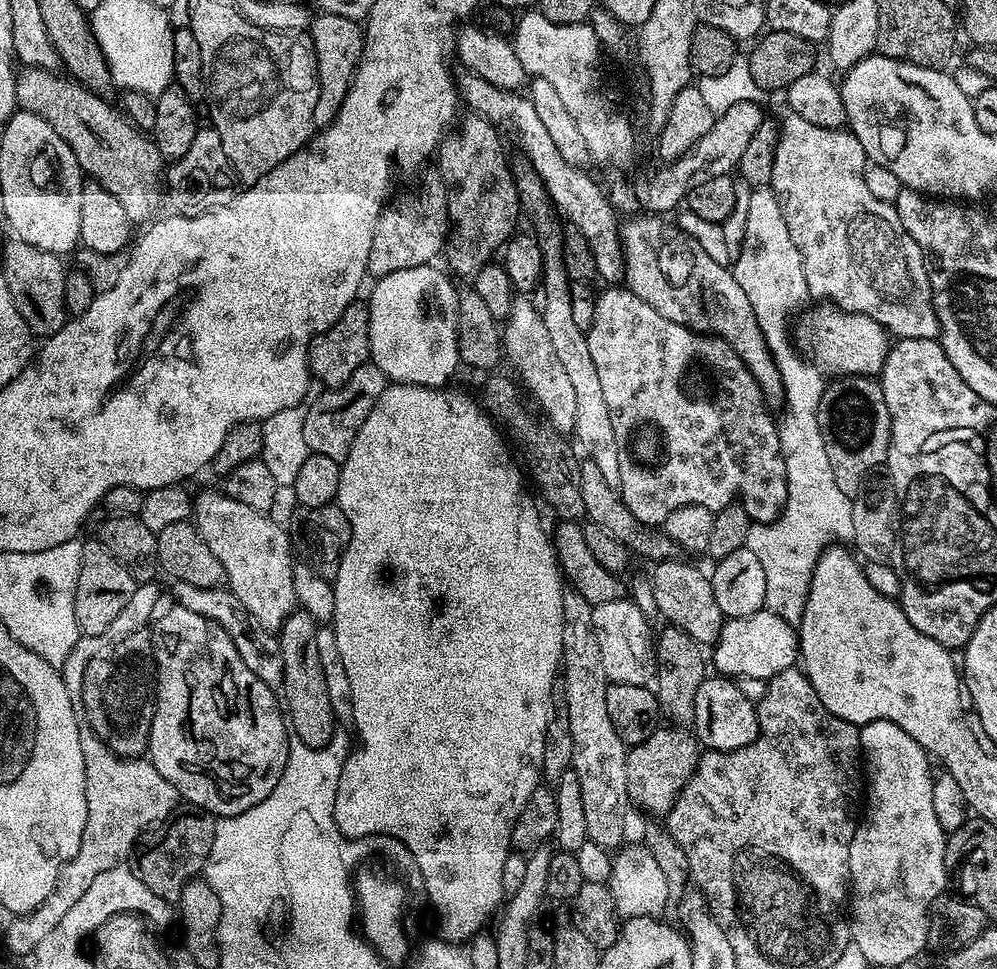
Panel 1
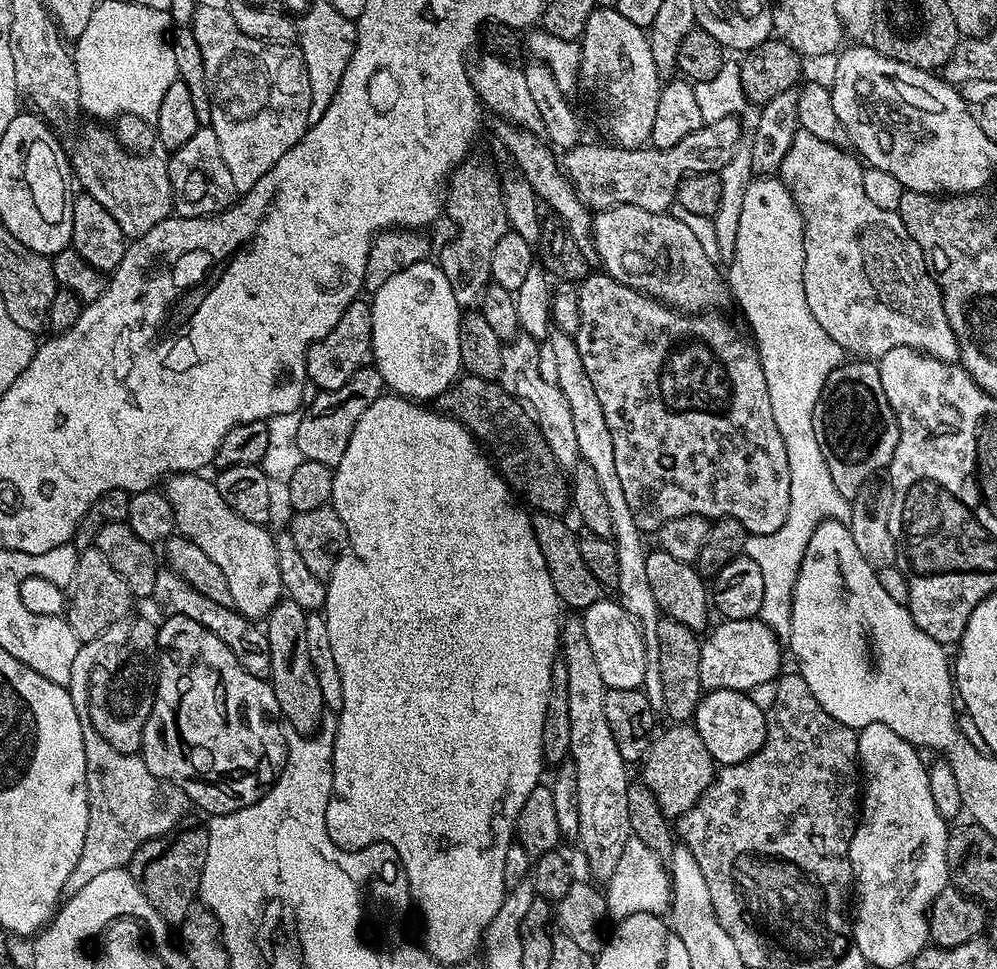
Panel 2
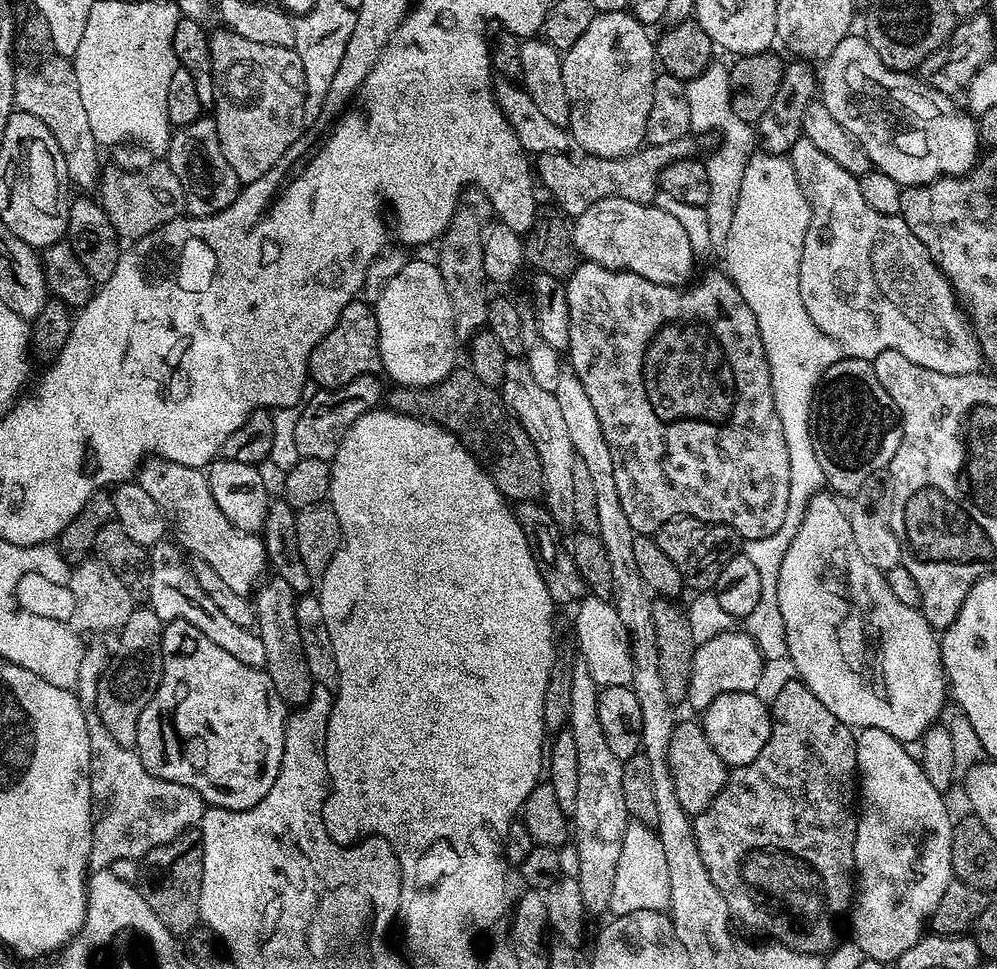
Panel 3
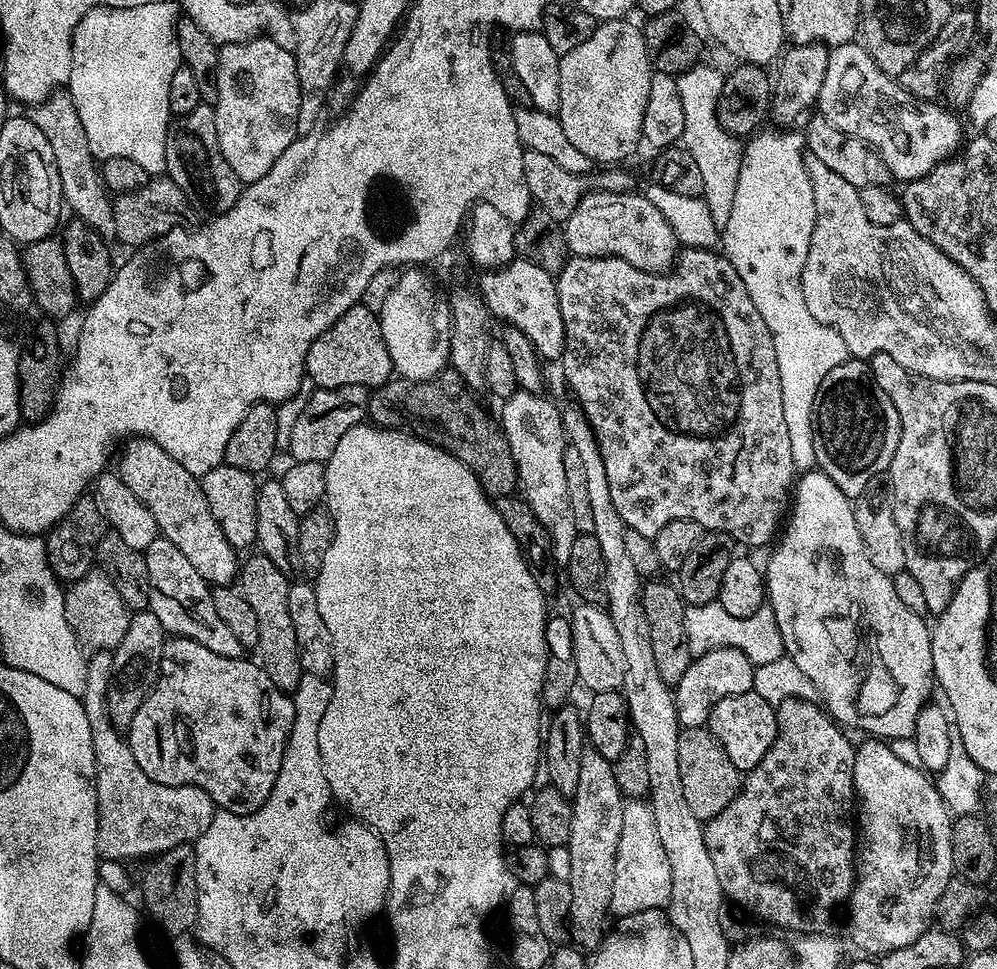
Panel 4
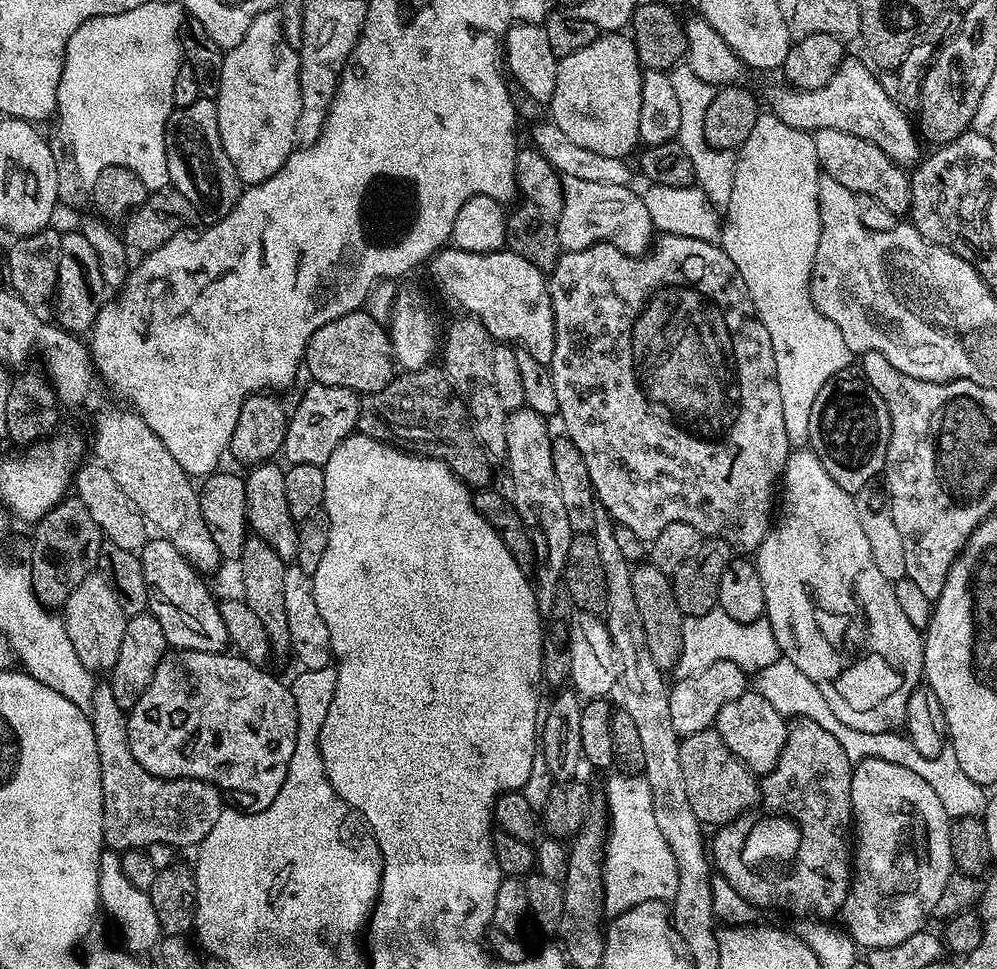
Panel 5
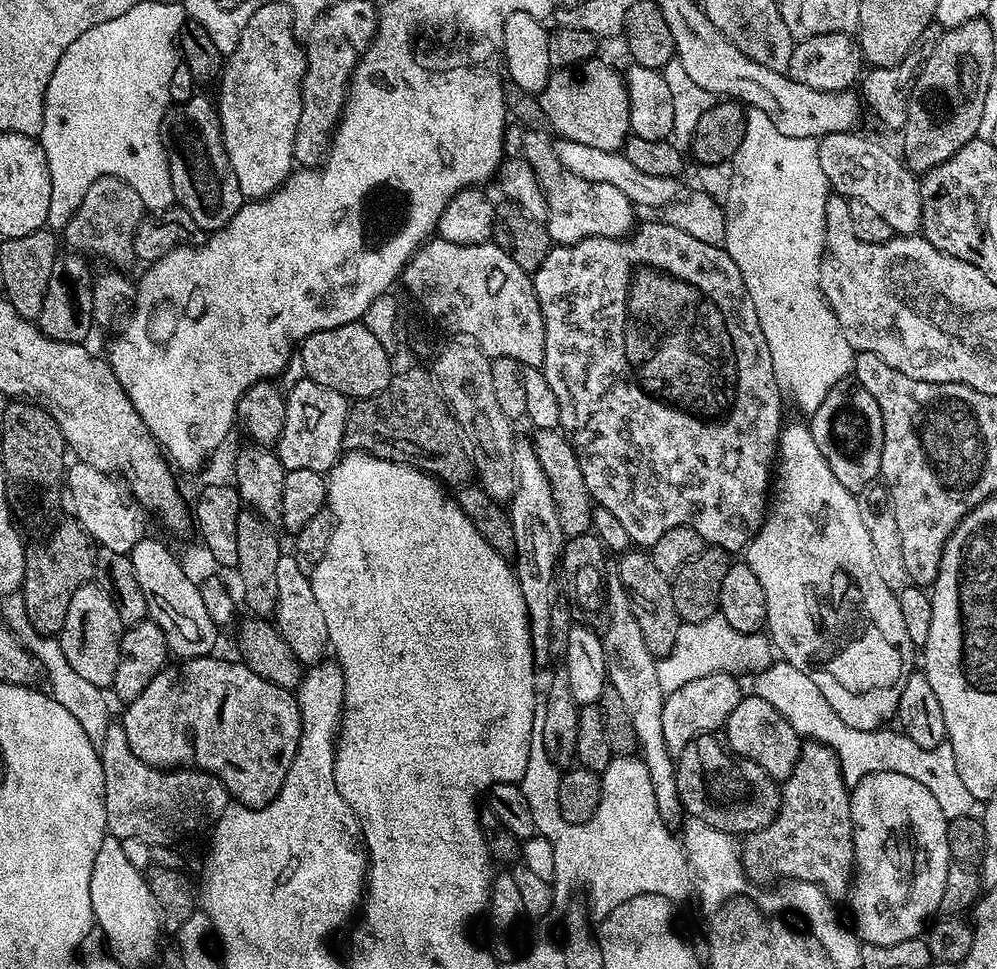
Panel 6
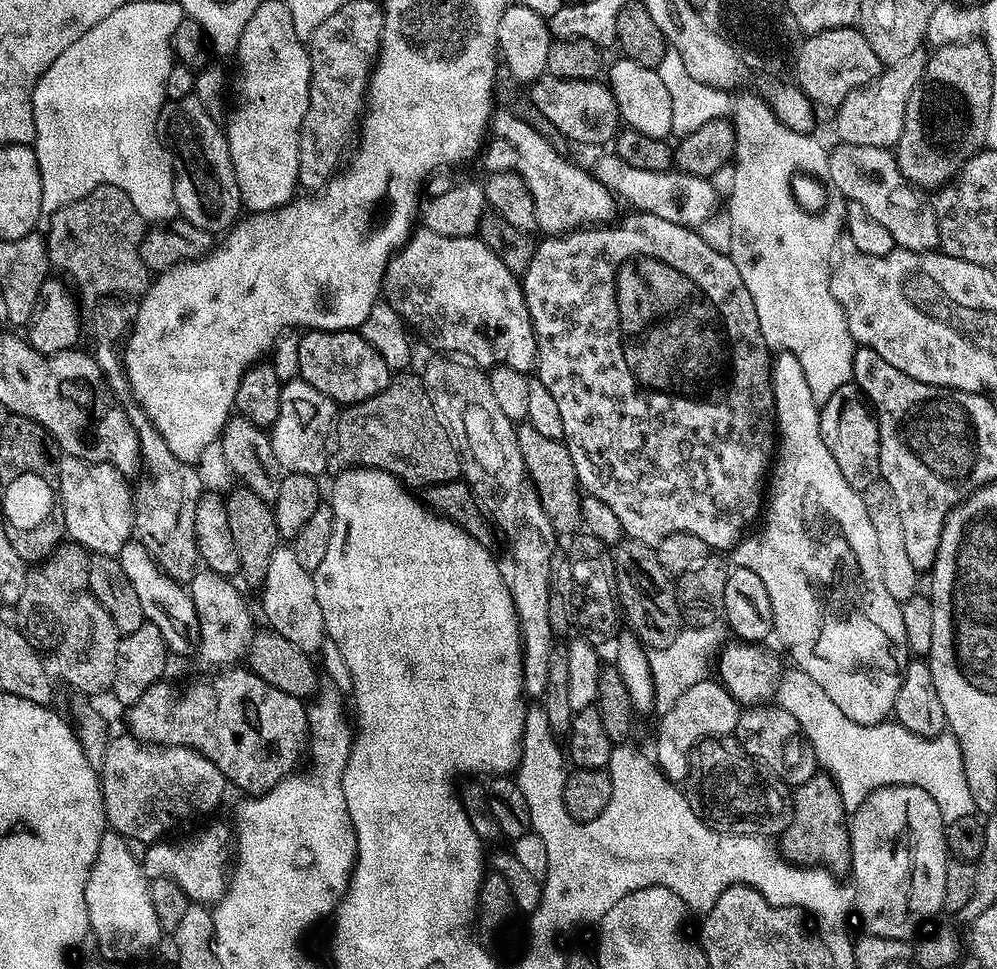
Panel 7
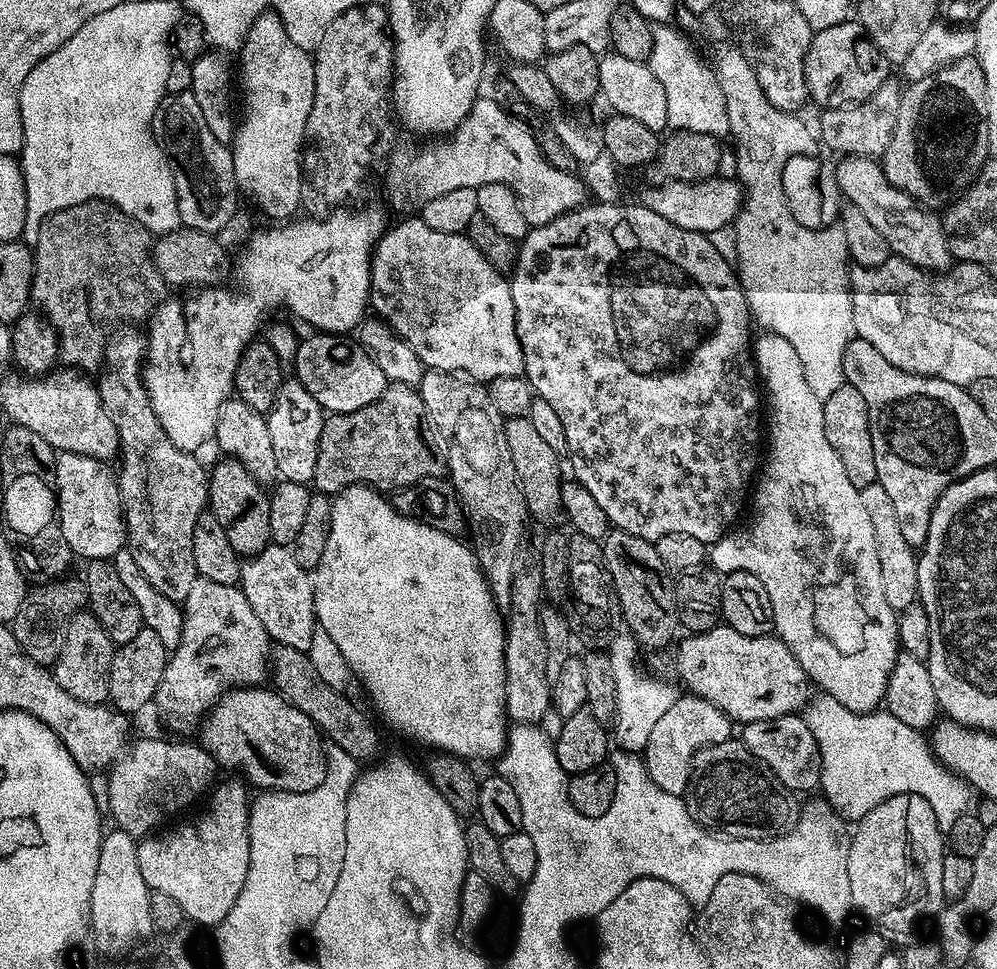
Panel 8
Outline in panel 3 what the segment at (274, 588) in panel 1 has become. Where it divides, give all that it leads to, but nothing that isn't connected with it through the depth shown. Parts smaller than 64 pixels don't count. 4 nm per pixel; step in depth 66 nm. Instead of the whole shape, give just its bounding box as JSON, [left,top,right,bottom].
[138,458,268,596]

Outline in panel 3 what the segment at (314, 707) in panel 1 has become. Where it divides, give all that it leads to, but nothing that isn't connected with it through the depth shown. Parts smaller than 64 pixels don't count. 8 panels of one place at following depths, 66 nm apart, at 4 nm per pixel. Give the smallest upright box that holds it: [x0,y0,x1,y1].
[254,574,314,706]

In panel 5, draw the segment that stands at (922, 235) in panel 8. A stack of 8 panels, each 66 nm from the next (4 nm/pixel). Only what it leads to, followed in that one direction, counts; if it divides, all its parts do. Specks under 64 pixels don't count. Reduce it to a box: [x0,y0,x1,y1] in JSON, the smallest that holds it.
[813,127,911,216]

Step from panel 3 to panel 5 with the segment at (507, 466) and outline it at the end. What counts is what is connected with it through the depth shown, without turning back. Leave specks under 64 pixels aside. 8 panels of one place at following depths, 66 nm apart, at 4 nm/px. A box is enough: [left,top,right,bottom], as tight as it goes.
[356,367,493,489]

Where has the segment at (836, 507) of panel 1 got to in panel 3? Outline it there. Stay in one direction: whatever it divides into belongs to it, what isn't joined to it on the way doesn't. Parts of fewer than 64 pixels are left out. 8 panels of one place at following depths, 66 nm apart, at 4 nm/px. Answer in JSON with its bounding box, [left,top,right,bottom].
[722,150,842,660]

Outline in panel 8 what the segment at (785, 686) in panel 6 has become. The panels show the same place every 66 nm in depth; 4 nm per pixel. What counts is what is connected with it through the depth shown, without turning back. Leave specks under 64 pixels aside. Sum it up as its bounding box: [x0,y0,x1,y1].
[802,694,973,822]

